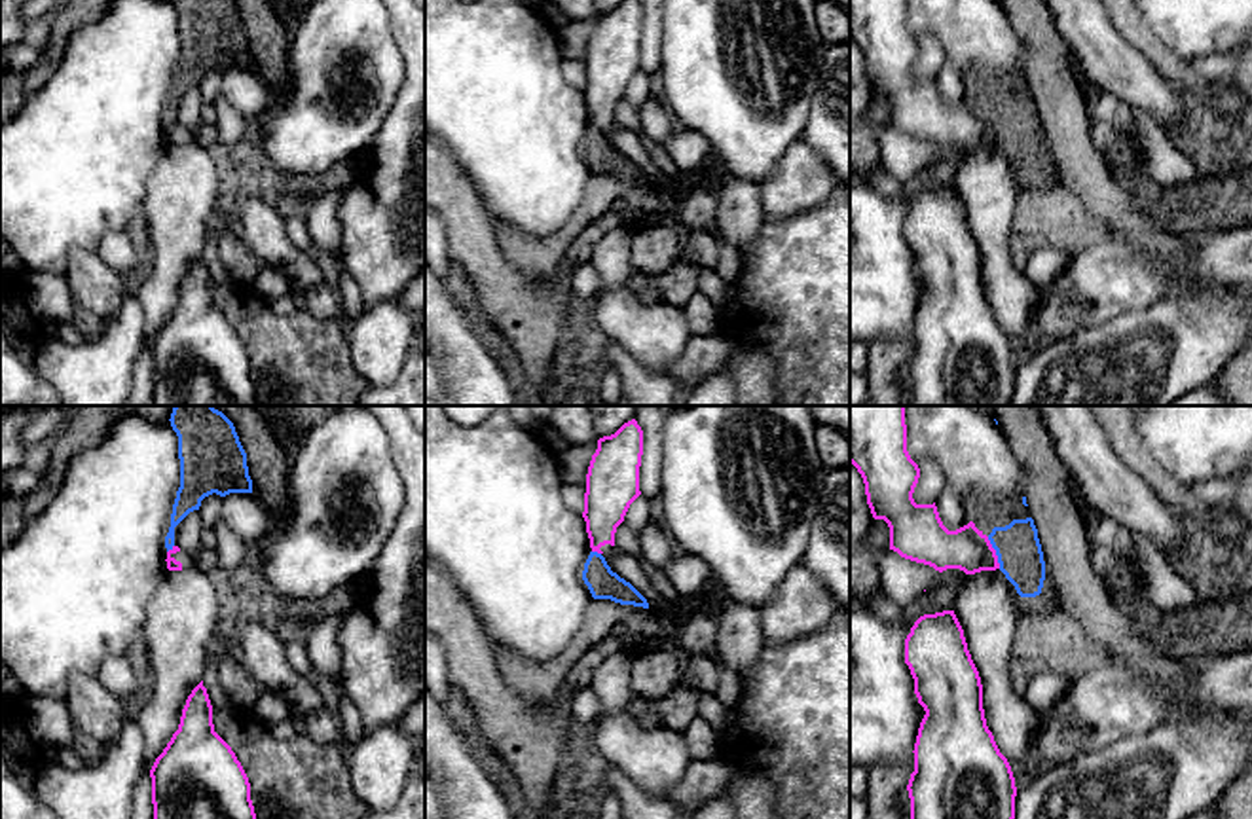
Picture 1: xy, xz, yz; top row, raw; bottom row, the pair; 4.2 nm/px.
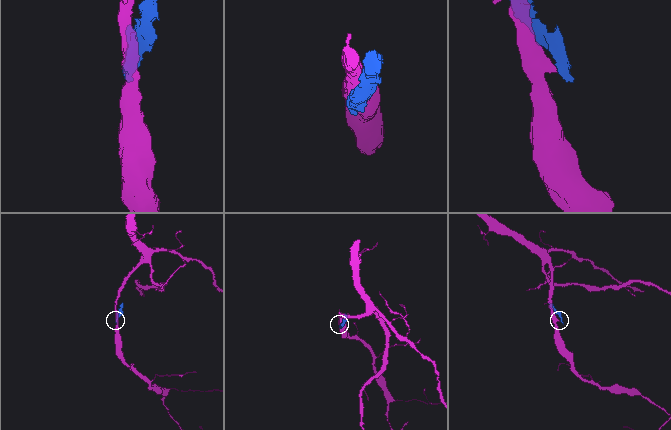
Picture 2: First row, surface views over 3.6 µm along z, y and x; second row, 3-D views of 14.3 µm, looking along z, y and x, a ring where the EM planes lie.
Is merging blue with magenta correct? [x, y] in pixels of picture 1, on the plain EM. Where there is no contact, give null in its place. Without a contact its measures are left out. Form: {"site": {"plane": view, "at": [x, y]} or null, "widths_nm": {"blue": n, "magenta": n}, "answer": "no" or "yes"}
{"site": {"plane": "yz", "at": [996, 127]}, "widths_nm": {"blue": 190, "magenta": 190}, "answer": "yes"}

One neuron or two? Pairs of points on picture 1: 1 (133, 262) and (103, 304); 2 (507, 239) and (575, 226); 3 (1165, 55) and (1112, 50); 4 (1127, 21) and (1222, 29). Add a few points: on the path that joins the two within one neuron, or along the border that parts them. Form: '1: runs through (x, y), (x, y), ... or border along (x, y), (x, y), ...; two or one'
1: border along (93, 251), (124, 275); two
2: runs through (524, 247), (554, 247), (558, 243); one
3: border along (1112, 23), (1175, 86); two
4: border along (1141, 19), (1177, 54); two

